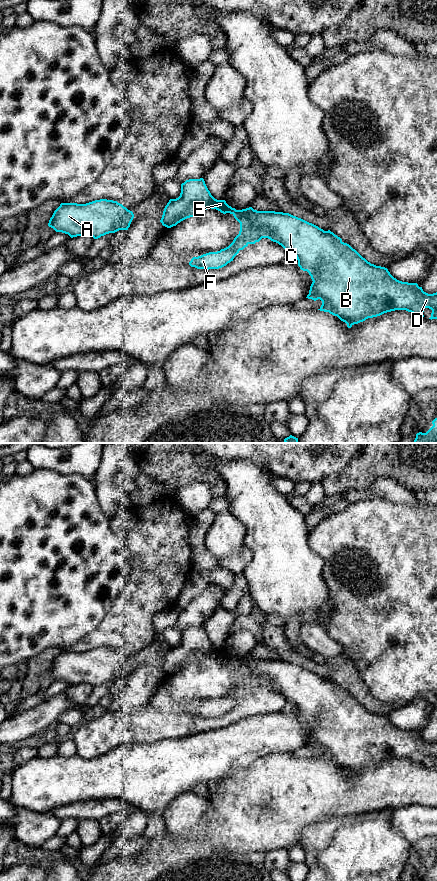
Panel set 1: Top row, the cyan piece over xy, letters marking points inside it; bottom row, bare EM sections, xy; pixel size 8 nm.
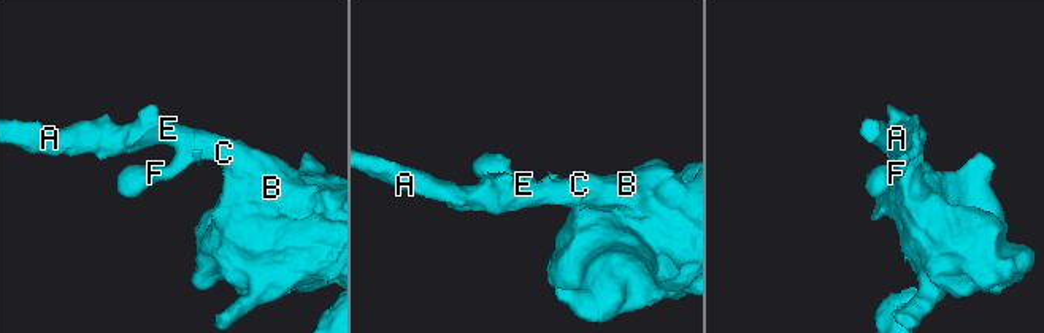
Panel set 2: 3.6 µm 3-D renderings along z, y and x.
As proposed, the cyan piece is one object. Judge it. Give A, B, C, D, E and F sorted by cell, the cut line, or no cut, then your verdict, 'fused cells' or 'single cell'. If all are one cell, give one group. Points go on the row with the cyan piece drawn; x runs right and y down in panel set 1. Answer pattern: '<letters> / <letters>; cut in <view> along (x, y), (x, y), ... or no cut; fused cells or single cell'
A B C D E F; no cut; single cell

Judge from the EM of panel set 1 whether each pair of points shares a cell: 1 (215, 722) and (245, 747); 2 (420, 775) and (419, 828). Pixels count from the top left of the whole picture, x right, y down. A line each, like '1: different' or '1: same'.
1: different
2: different

